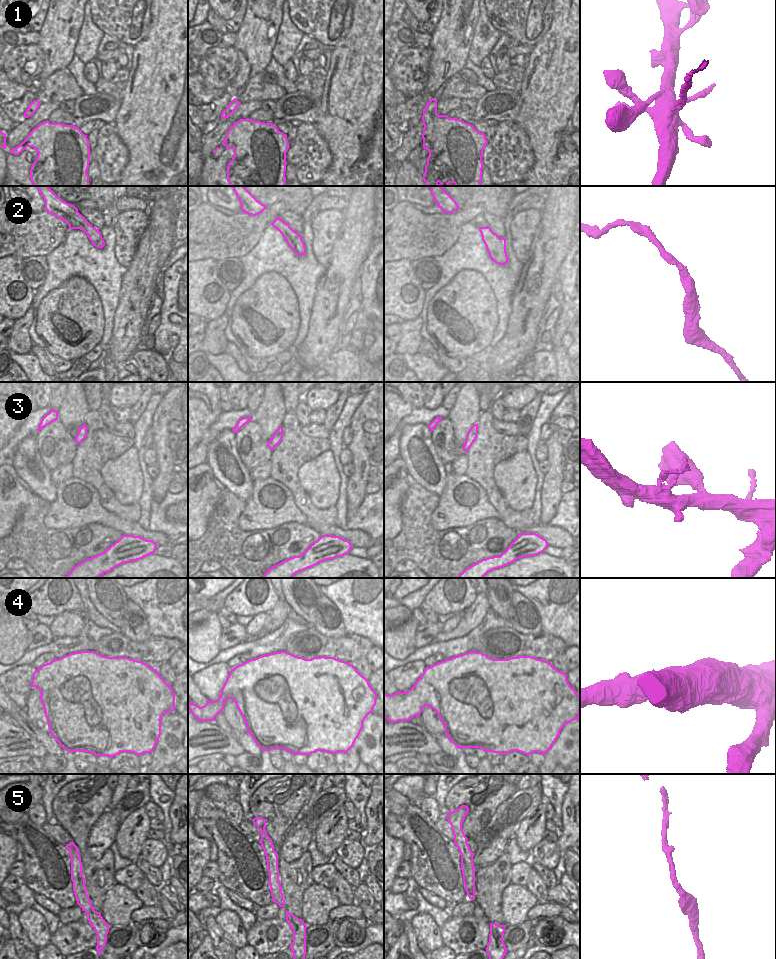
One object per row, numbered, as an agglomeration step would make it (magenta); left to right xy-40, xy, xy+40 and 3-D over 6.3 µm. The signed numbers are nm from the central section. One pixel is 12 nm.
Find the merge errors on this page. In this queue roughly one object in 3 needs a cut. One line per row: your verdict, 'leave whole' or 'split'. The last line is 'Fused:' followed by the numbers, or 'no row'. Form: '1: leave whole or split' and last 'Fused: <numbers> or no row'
1: leave whole
2: leave whole
3: leave whole
4: leave whole
5: leave whole
Fused: no row

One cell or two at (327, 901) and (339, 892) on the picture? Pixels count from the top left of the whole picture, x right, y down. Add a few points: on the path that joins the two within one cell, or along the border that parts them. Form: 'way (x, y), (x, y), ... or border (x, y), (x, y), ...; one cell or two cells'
border (330, 889), (340, 904); two cells

